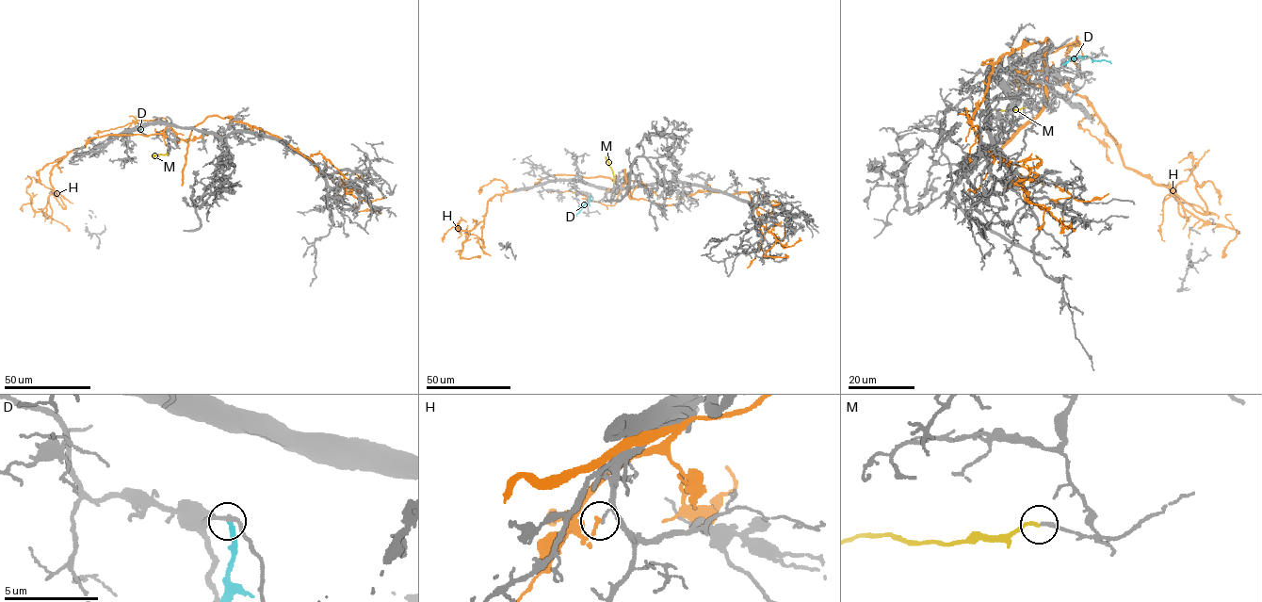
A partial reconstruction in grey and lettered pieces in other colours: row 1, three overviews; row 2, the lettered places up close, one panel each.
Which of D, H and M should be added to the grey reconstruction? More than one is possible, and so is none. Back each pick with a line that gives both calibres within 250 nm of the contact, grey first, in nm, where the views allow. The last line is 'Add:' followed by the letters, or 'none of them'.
M: calibres 200 and 180 nm
Add: M

